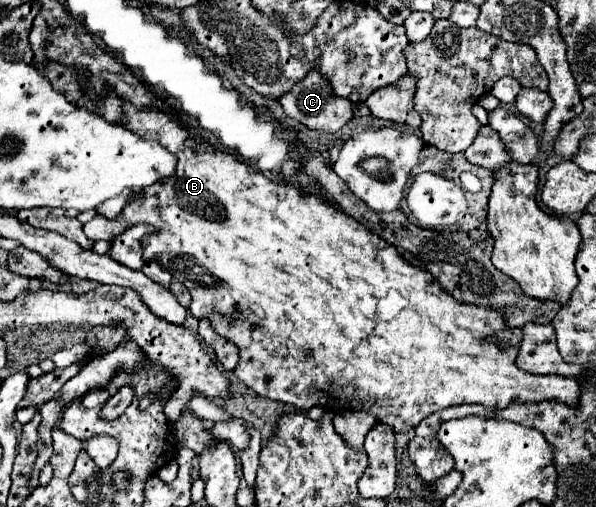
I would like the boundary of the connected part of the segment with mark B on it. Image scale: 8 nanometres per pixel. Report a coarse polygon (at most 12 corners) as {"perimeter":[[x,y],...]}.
{"perimeter":[[72,104],[174,176],[108,220],[182,282],[256,394],[392,430],[578,404],[496,310],[158,108]]}

